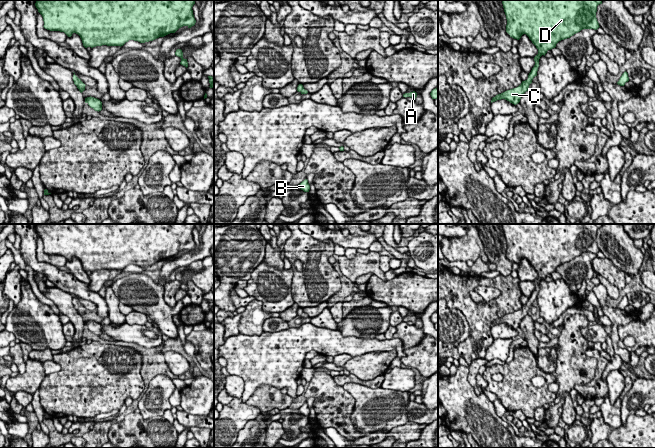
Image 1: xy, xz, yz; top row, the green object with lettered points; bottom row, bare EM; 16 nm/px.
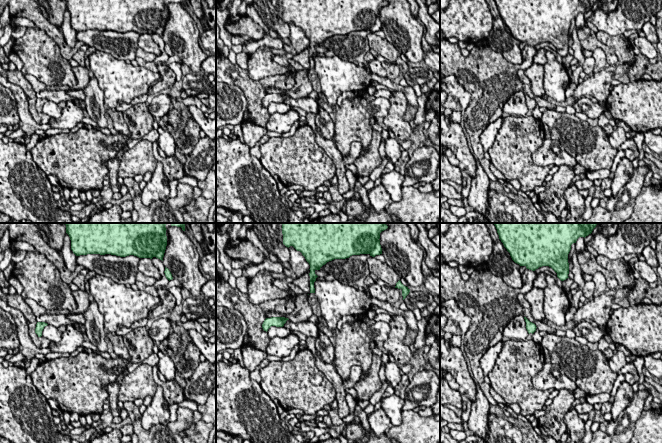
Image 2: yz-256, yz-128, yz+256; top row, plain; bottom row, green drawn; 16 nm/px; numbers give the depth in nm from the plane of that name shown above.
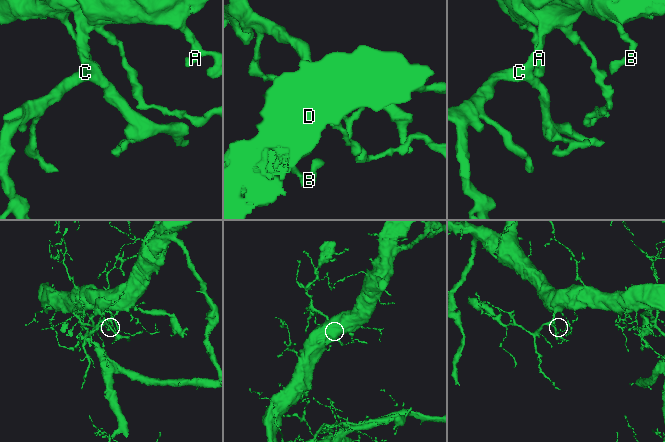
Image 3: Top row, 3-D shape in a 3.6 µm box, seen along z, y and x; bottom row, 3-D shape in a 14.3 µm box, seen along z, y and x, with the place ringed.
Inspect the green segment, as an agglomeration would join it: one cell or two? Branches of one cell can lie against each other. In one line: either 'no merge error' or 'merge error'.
no merge error

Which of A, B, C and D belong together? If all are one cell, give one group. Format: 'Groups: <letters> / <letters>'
Groups: A B C D

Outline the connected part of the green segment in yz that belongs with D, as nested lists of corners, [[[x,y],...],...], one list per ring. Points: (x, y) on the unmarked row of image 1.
[[[502,224],[507,243],[506,256],[519,264],[526,258],[538,273],[535,289],[528,303],[513,313],[492,322],[491,327],[505,323],[516,329],[537,300],[539,283],[556,268],[583,253],[597,254],[597,230],[602,224]]]

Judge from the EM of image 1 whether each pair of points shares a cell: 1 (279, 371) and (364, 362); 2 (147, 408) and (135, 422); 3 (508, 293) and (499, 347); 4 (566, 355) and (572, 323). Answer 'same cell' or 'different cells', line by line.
1: different cells
2: different cells
3: different cells
4: same cell

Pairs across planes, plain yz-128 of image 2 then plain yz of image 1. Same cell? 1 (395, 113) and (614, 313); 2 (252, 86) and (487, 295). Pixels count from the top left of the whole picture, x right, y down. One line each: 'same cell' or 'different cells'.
1: same cell
2: different cells

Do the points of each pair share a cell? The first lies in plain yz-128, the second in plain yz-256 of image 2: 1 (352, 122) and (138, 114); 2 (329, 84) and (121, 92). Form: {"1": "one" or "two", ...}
{"1": "one", "2": "one"}

